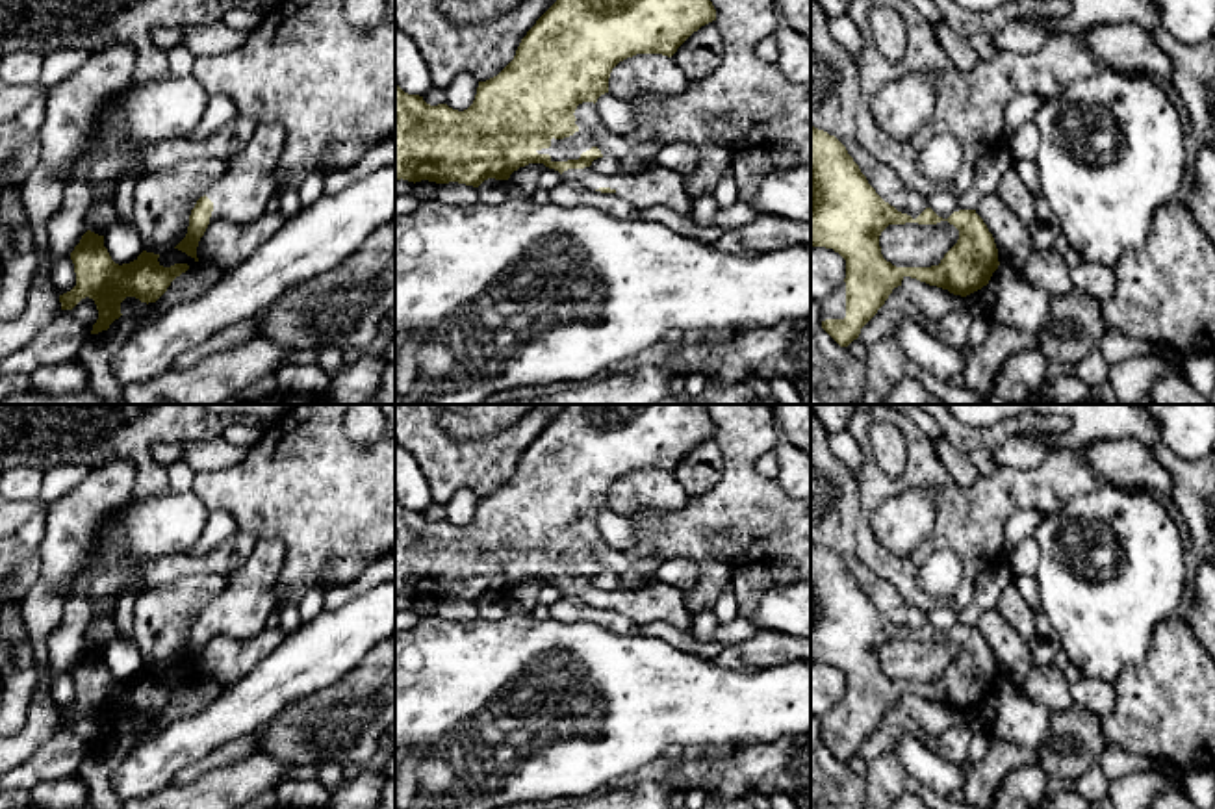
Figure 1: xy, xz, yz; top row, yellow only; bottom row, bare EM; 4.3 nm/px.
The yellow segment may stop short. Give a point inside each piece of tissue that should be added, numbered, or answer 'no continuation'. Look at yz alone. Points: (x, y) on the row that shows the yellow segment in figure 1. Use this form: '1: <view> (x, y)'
1: yz (833, 307)

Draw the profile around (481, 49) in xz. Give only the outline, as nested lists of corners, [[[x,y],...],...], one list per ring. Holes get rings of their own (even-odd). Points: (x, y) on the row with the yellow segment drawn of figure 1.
[[[395,0],[395,28],[416,43],[432,87],[447,89],[462,74],[477,82],[497,76],[555,2],[525,0],[488,22],[456,24],[441,11],[441,0]]]

